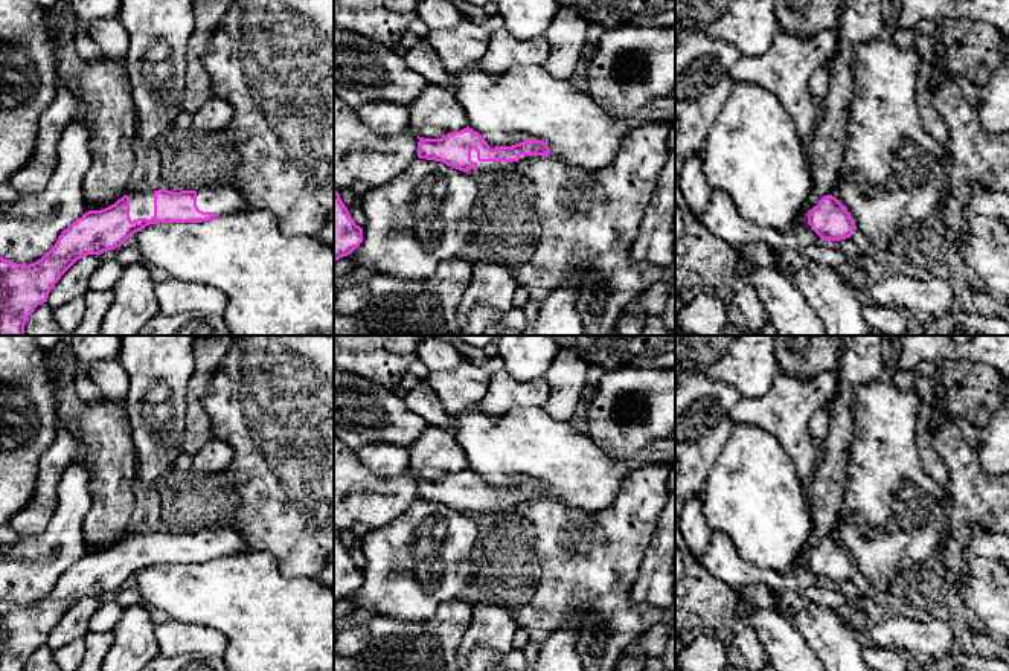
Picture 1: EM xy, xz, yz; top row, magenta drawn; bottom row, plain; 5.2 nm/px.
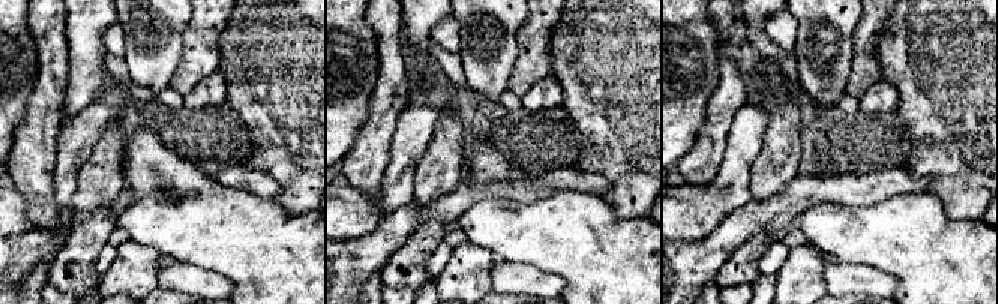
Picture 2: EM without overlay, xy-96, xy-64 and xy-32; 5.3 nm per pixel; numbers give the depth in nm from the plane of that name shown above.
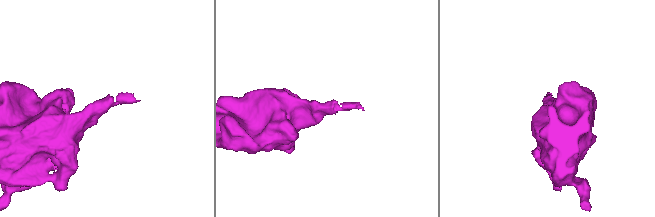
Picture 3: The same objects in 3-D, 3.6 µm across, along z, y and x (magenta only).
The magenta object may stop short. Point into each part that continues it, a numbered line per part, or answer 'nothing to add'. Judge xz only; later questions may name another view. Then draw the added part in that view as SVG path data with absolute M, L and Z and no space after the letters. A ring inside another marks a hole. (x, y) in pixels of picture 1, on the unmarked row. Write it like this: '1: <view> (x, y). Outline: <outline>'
1: xz (482, 508). Outline: M471 493L471 502L477 505L477 514L514 512L521 505L529 505L540 500L543 500L543 497L521 497L518 503L479 503L477 493Z

